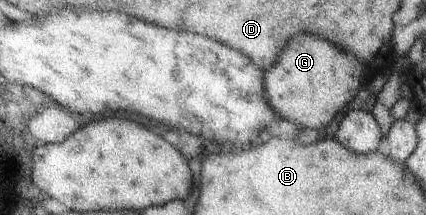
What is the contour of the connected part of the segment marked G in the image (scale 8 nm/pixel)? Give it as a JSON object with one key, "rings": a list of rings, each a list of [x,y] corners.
{"rings":[[[299,33],[293,39],[289,39],[289,43],[283,49],[283,53],[279,55],[279,59],[273,65],[263,69],[265,101],[269,103],[273,113],[277,113],[282,120],[297,123],[301,128],[307,127],[307,129],[319,131],[319,129],[325,128],[329,121],[339,114],[341,108],[355,97],[361,87],[363,74],[364,63],[357,57],[353,57],[349,51],[339,51],[331,43],[327,43],[325,39],[321,39],[317,35]]]}

